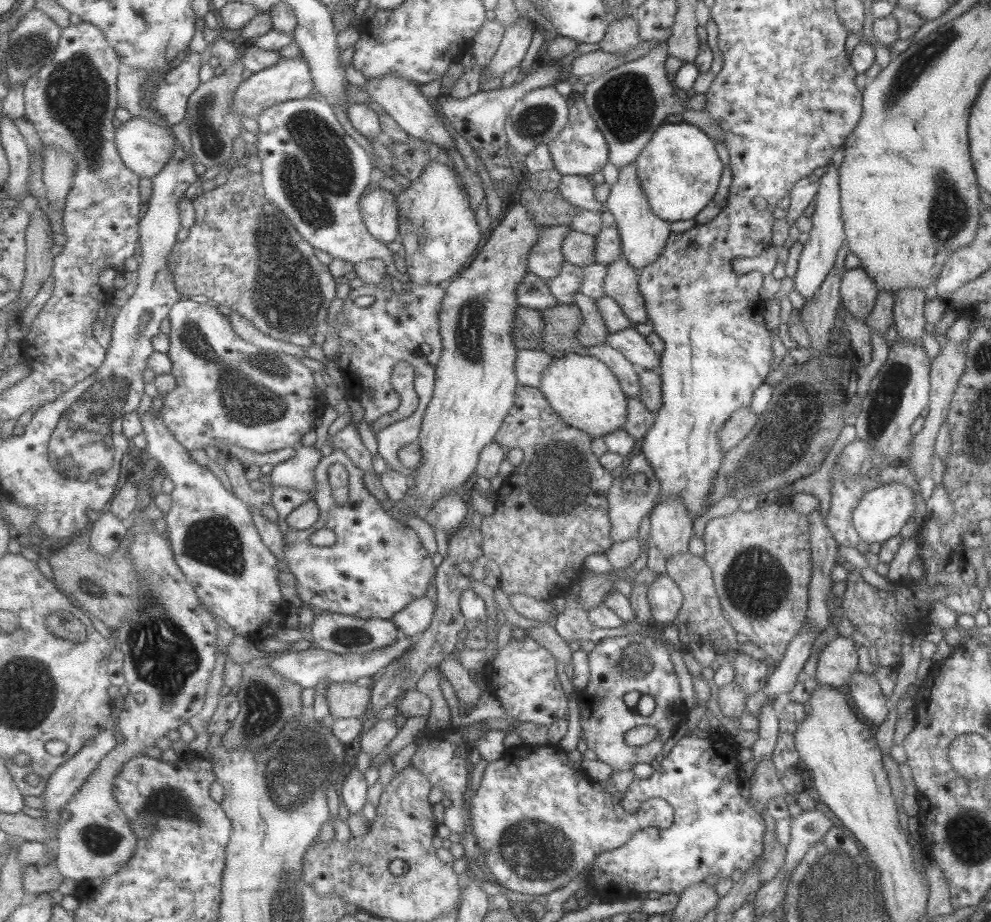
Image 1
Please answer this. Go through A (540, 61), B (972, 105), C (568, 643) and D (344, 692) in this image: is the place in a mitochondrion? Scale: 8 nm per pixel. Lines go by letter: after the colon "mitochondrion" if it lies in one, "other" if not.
A: other
B: other
C: other
D: other

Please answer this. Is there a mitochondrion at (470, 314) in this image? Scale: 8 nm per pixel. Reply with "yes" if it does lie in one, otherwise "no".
yes

